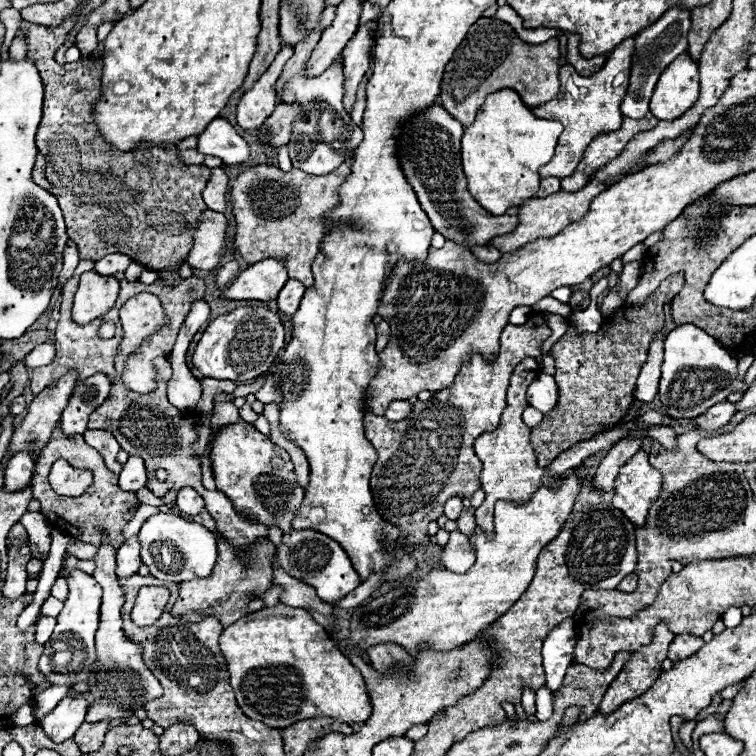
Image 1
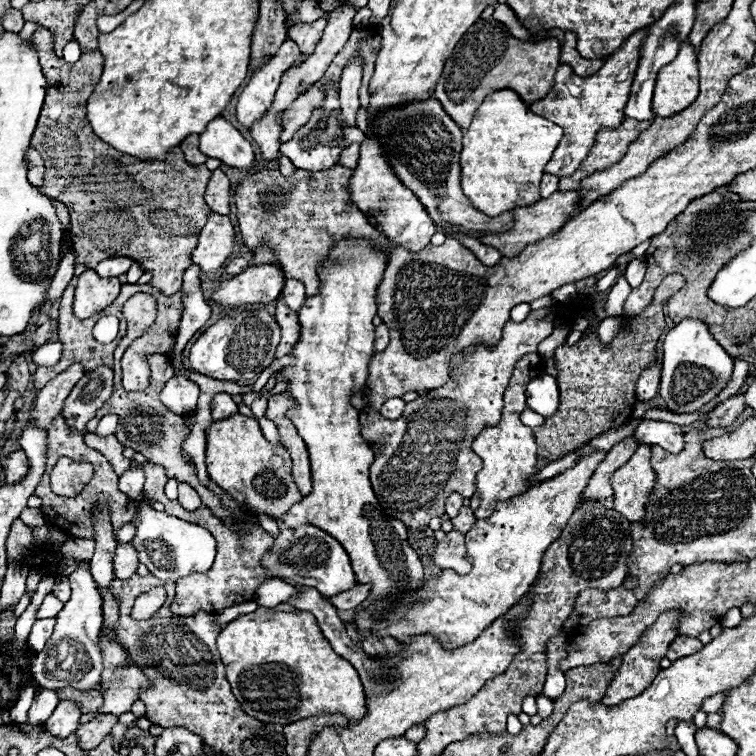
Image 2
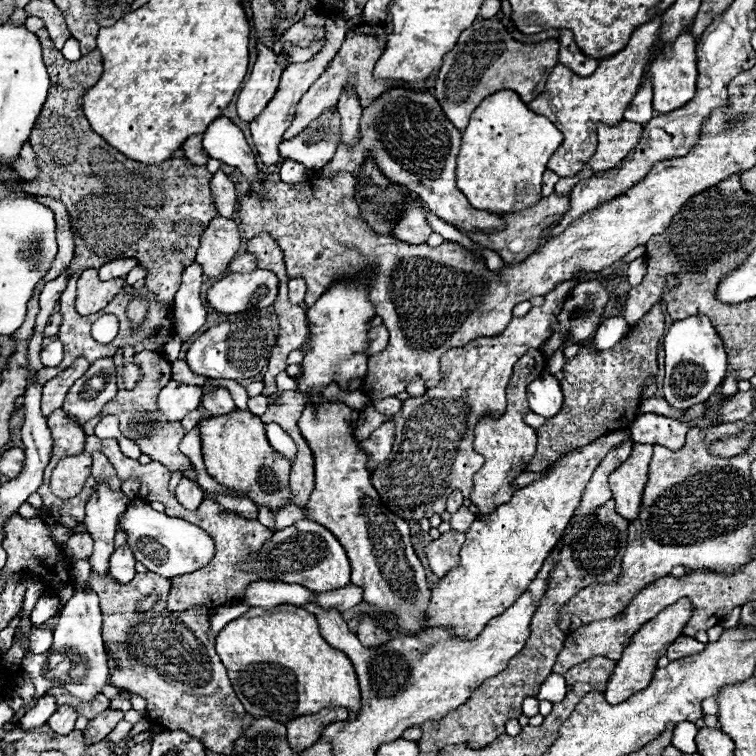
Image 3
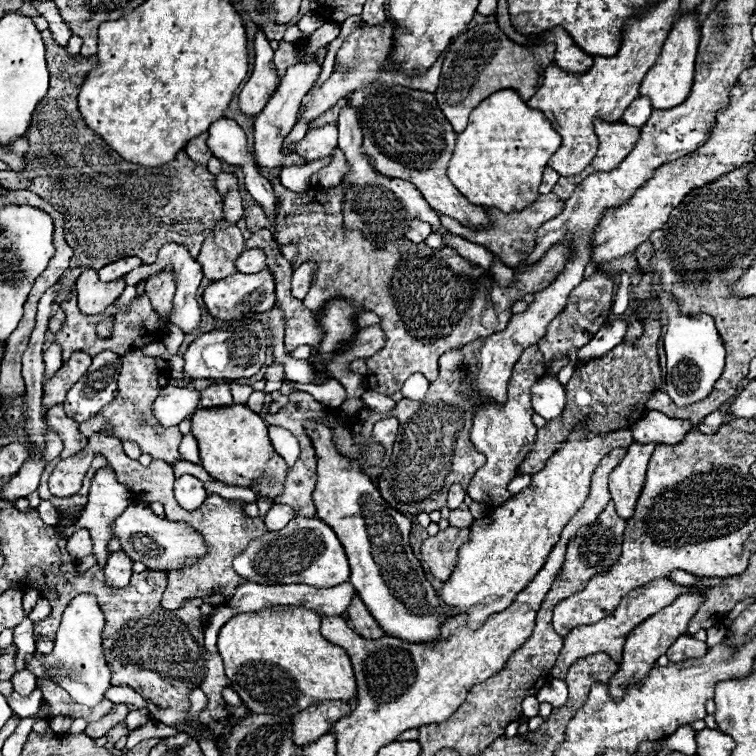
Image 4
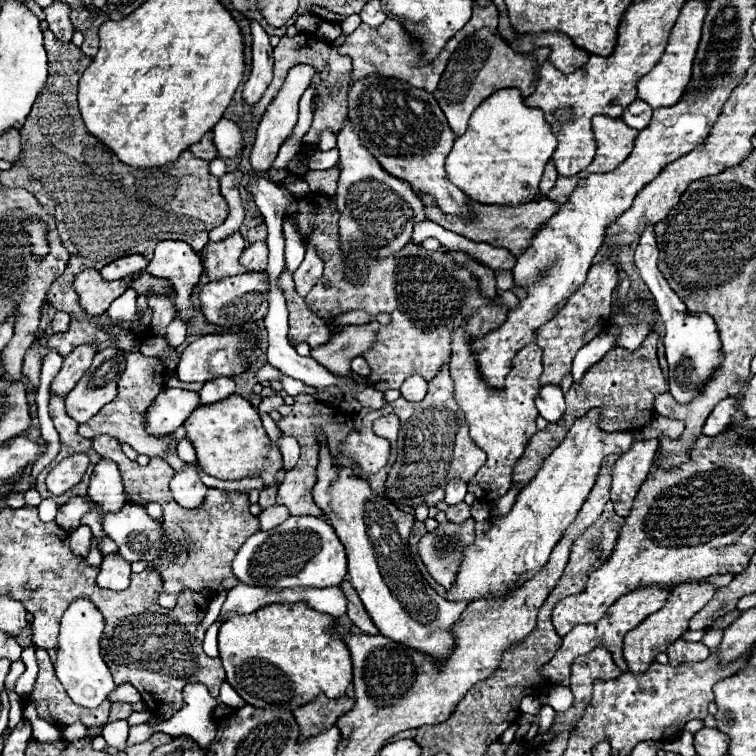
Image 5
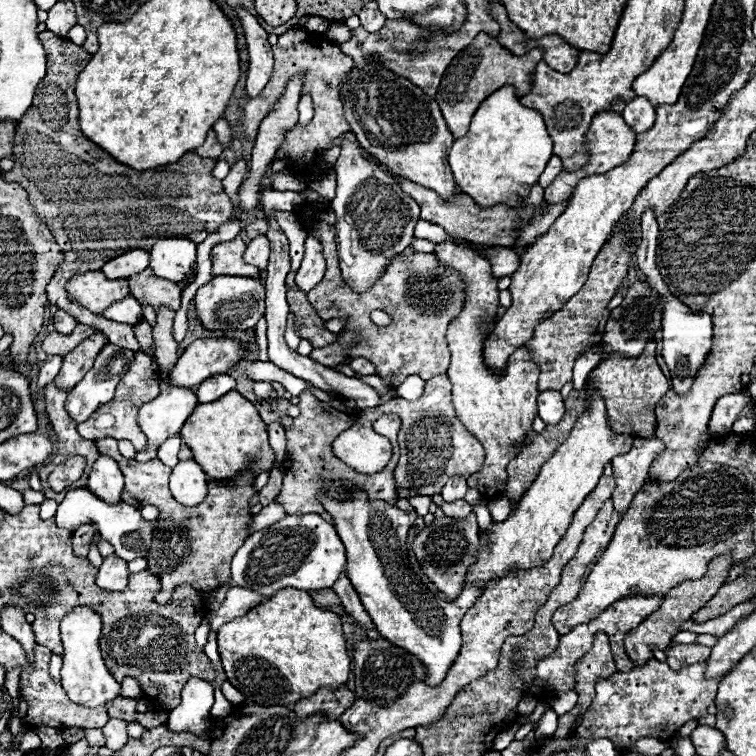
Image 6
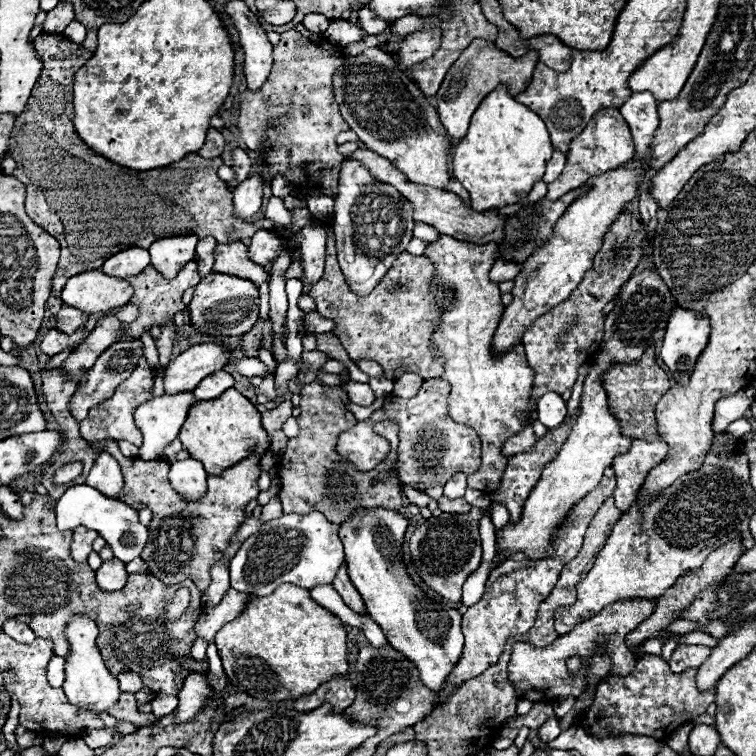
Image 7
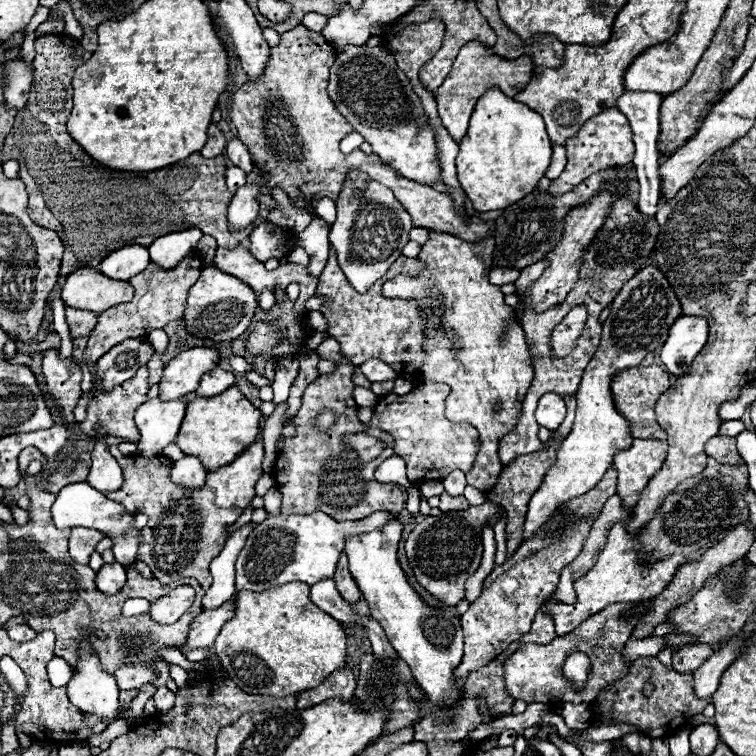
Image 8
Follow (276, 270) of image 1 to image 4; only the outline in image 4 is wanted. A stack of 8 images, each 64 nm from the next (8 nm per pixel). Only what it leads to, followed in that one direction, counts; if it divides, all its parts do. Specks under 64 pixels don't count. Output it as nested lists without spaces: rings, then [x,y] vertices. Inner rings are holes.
[[[262,270],[258,274],[232,274],[226,276],[218,282],[212,282],[206,290],[204,290],[204,302],[208,312],[214,318],[220,320],[242,320],[242,316],[246,314],[258,314],[258,312],[266,312],[274,306],[276,296],[274,296],[274,276],[270,274],[270,270]]]

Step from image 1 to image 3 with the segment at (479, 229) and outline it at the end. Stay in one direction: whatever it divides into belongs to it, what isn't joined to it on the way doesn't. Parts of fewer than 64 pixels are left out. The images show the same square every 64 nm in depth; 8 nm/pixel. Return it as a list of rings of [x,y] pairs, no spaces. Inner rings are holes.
[[[392,90],[382,94],[362,110],[360,142],[352,148],[340,148],[334,164],[324,166],[320,172],[332,176],[334,172],[356,172],[366,152],[376,160],[382,174],[390,180],[408,186],[432,210],[434,216],[454,224],[460,230],[486,230],[504,228],[500,214],[486,214],[468,204],[466,196],[456,186],[456,156],[460,150],[462,132],[444,116],[436,98],[428,92]]]

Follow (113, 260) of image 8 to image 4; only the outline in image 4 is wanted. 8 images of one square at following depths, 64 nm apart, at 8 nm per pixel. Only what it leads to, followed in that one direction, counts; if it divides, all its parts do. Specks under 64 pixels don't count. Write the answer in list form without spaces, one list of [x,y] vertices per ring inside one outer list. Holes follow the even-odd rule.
[[[132,256],[132,258],[124,258],[124,260],[118,260],[118,262],[112,262],[104,268],[98,270],[98,276],[102,282],[110,282],[110,280],[116,280],[116,278],[124,278],[130,270],[142,266],[142,260]]]

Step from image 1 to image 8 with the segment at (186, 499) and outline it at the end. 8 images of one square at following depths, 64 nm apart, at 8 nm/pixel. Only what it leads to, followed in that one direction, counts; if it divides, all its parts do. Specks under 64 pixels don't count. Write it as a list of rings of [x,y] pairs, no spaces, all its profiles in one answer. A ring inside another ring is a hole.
[[[184,456],[182,460],[172,464],[170,478],[174,484],[180,484],[182,488],[202,488],[206,480],[206,468],[200,464],[194,456]]]

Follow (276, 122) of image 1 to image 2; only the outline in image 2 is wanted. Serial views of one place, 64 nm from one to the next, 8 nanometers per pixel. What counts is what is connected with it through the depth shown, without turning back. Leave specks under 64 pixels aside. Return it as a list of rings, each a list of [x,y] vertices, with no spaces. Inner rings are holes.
[[[312,88],[308,94],[300,96],[298,100],[294,100],[288,110],[284,110],[280,114],[280,124],[282,124],[282,134],[280,134],[280,144],[288,142],[292,138],[292,134],[304,126],[308,122],[308,118],[312,116],[312,110],[316,106],[320,106],[324,102],[324,94],[320,88]]]

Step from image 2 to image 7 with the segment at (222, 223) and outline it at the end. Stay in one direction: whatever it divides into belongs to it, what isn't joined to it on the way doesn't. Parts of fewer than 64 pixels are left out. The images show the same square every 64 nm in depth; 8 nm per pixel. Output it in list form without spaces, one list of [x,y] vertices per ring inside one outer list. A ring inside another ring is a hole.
[[[240,240],[232,244],[216,244],[214,272],[246,278],[246,280],[252,280],[256,286],[260,286],[262,282],[268,282],[270,276],[264,272],[264,268],[250,262],[246,254],[248,254],[248,246]]]

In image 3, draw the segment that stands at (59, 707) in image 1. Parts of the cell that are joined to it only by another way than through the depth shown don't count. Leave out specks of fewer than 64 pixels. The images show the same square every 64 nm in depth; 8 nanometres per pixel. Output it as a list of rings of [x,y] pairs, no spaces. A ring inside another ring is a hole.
[[[64,706],[64,708],[58,708],[58,710],[50,716],[48,726],[50,726],[56,734],[60,734],[60,736],[68,736],[68,732],[72,732],[72,728],[74,728],[76,718],[78,718],[78,712],[76,712],[74,708]]]

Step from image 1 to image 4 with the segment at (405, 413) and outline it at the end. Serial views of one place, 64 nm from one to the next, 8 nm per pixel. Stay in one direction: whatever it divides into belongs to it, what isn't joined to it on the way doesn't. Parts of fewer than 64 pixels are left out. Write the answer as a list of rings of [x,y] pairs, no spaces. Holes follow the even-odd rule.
[[[364,392],[362,400],[364,400],[366,408],[370,408],[374,412],[388,412],[388,410],[396,408],[396,402],[390,396],[382,396],[376,392]]]

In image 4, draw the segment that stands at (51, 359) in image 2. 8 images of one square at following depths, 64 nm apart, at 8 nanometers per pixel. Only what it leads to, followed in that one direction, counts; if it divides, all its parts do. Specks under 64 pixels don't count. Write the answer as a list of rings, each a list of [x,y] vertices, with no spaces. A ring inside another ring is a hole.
[[[52,342],[48,346],[48,350],[44,352],[44,364],[46,364],[46,374],[44,374],[46,380],[50,376],[54,376],[58,372],[58,368],[62,366],[62,350],[60,350],[60,346],[56,342]]]

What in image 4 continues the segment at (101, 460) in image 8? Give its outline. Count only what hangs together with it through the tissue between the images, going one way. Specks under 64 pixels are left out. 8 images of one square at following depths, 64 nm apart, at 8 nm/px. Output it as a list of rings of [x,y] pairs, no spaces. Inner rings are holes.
[[[102,468],[92,478],[88,504],[82,510],[80,518],[76,520],[76,526],[88,528],[88,532],[92,534],[93,554],[98,560],[98,566],[104,566],[108,556],[110,556],[108,542],[112,540],[112,520],[116,520],[116,516],[120,516],[120,512],[124,512],[124,508],[130,504],[130,498],[132,498],[132,494],[124,488],[124,484],[120,484],[116,480],[116,474],[114,474],[112,468]]]

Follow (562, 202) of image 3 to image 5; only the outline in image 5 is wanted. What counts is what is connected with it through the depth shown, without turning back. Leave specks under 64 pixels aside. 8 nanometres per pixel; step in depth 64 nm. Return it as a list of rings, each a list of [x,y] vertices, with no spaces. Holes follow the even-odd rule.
[[[418,192],[418,196],[422,198],[424,206],[426,206],[426,216],[428,220],[432,222],[438,222],[442,228],[450,230],[450,232],[456,232],[468,240],[474,240],[474,242],[484,242],[484,244],[490,244],[494,248],[506,248],[514,258],[518,258],[520,254],[524,254],[524,250],[532,244],[532,236],[536,232],[536,228],[540,224],[544,224],[548,218],[552,218],[556,212],[558,212],[558,204],[548,200],[546,196],[540,196],[538,200],[530,202],[530,204],[524,204],[524,206],[518,206],[518,208],[500,208],[500,206],[484,206],[484,204],[478,204],[478,202],[470,202],[472,206],[472,218],[468,220],[462,220],[458,216],[452,216],[452,214],[444,214],[432,200],[432,196],[424,194],[424,192]]]

